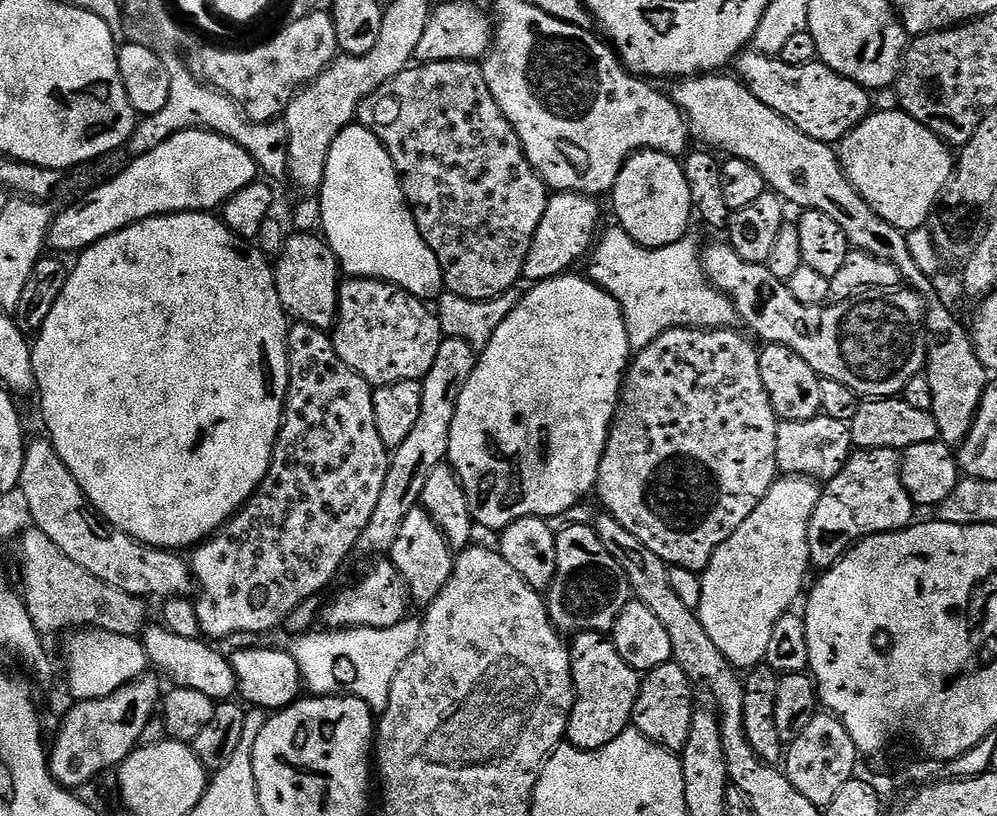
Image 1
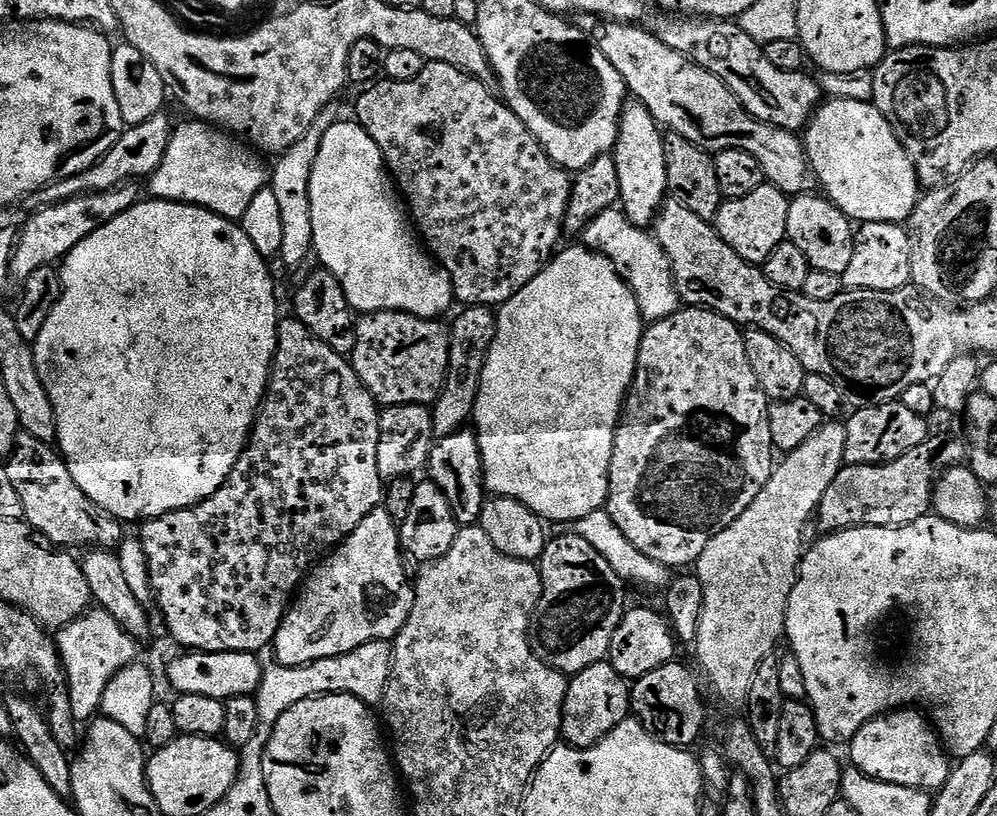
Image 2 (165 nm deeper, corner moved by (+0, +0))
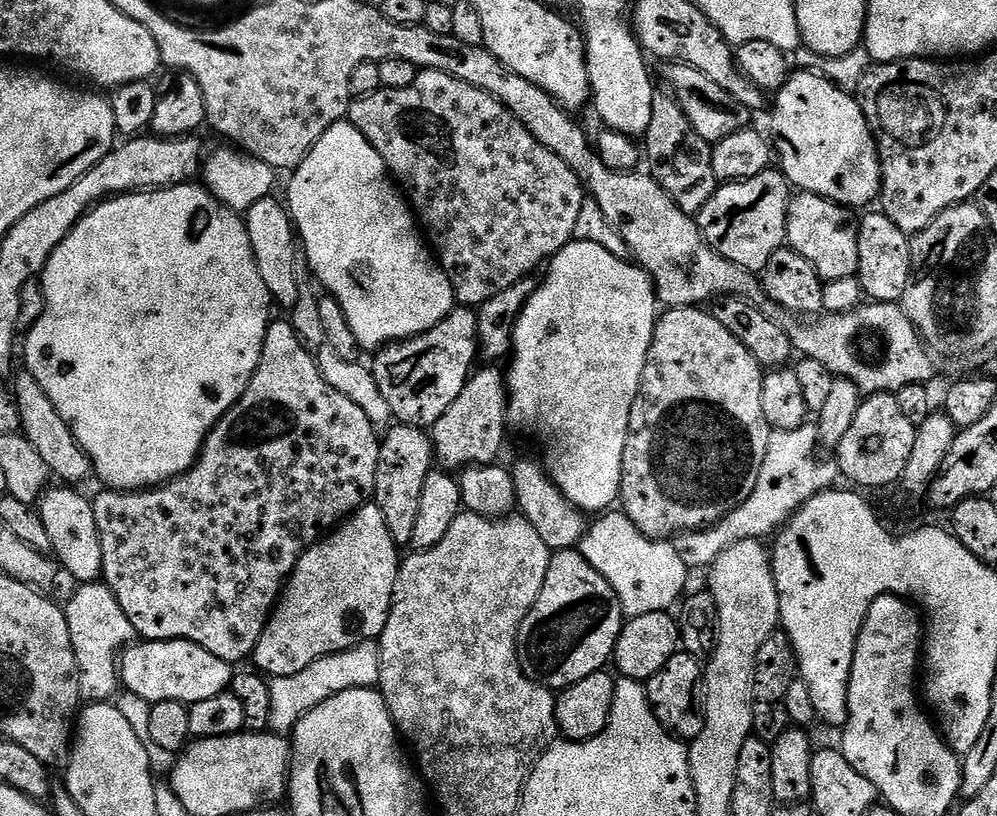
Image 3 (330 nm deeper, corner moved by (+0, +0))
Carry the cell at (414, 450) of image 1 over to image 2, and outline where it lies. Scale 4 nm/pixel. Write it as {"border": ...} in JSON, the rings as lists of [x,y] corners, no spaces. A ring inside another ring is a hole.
{"border":[[[473,304],[459,310],[456,321],[450,324],[450,366],[446,370],[446,382],[442,386],[442,394],[431,405],[437,437],[459,432],[471,421],[472,411],[478,402],[478,390],[482,386],[482,370],[496,333],[496,312],[491,307]]]}

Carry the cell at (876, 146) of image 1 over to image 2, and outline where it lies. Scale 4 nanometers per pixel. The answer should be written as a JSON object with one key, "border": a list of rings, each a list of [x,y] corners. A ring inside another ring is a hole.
{"border":[[[832,98],[821,103],[802,132],[804,153],[823,195],[853,221],[904,224],[916,209],[922,185],[896,131],[871,102]]]}

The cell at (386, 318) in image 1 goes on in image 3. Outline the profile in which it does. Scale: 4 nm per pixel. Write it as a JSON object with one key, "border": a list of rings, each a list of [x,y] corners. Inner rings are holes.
{"border":[[[456,306],[453,307],[447,320],[434,326],[429,332],[424,332],[420,336],[411,336],[408,340],[395,341],[379,349],[374,356],[376,361],[371,361],[370,367],[378,382],[378,390],[382,390],[382,398],[386,398],[393,417],[399,423],[412,424],[416,428],[428,430],[438,422],[438,418],[442,418],[442,414],[446,414],[454,398],[462,394],[469,376],[474,371],[479,351],[476,312],[468,306]]]}

